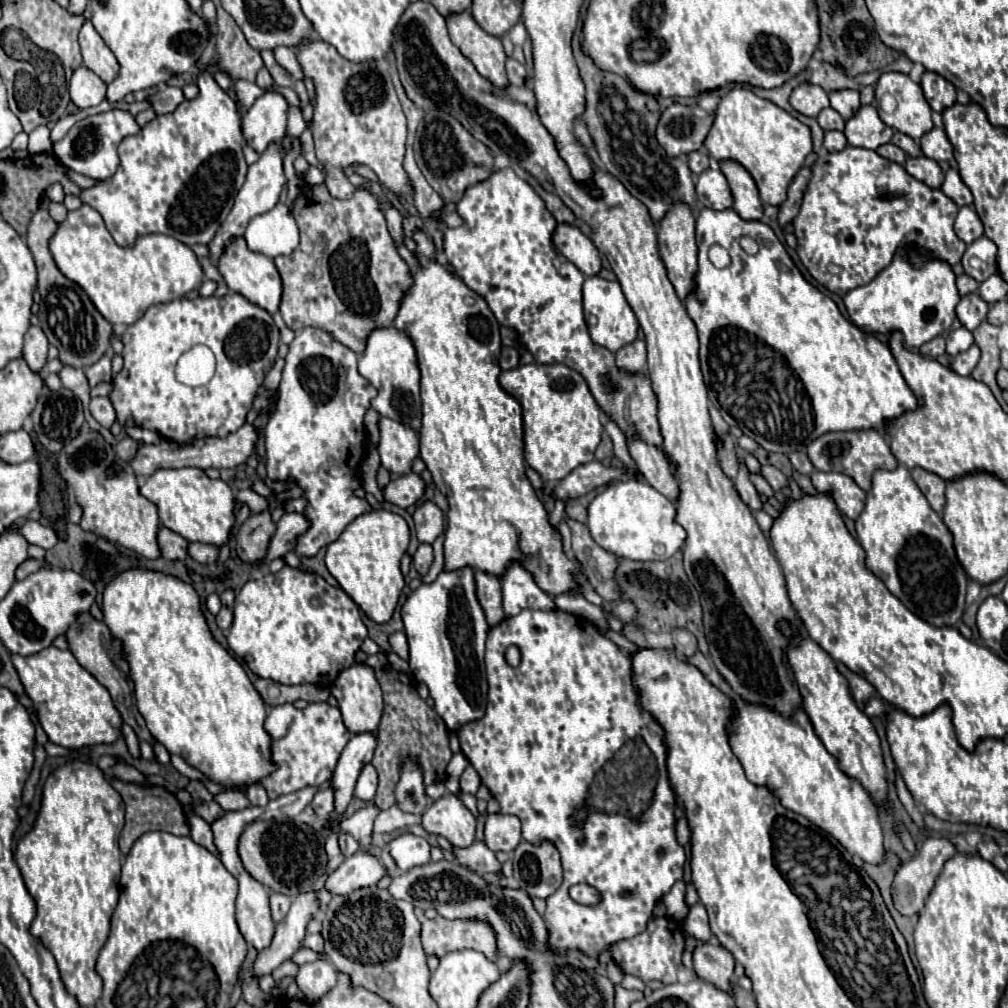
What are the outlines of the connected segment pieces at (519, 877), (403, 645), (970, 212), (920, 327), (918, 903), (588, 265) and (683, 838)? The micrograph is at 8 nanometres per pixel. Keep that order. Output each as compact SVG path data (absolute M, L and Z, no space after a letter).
M522 839L514 849L514 879L528 895L550 897L562 881L558 849L550 841L534 845Z
M398 631L398 633L394 633L390 637L390 645L392 645L392 651L398 657L402 657L404 661L408 661L408 643L406 643L406 635L402 631Z
M960 207L958 215L956 215L956 221L954 221L954 231L956 235L964 241L964 243L972 243L976 241L978 237L984 235L984 227L982 227L982 221L980 217L976 215L976 211L972 207Z
M898 247L896 257L886 269L882 269L870 283L856 287L844 295L844 303L854 325L864 329L866 333L882 335L898 329L904 333L904 343L910 349L920 347L930 339L946 333L956 319L956 305L960 301L956 275L950 263L936 259L922 247L916 247L916 251L926 257L924 267L912 267L910 251L906 247Z
M928 837L926 843L922 845L920 853L914 855L912 861L908 861L906 865L902 865L898 869L898 873L894 875L894 883L892 883L892 897L894 897L894 905L902 915L914 915L924 907L924 899L930 895L936 877L940 875L944 863L948 859L952 859L958 853L956 845L948 839L948 837Z
M558 223L552 233L552 241L556 249L582 273L596 275L600 271L600 253L594 243L578 229L578 225Z
M683 816L676 823L677 841L682 846L685 846L690 842L690 835L691 835L691 831L690 828L688 827L688 820L686 819L685 816Z

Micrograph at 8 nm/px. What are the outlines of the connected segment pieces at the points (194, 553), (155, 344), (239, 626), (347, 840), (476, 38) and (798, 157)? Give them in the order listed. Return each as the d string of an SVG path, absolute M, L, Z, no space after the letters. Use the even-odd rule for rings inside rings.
M188 543L188 555L198 563L216 563L218 561L218 547L204 545L204 543Z
M240 293L208 299L174 299L152 305L124 335L124 367L112 379L108 399L122 427L134 423L158 431L164 439L188 443L194 437L228 437L246 421L256 391L278 355L280 331L272 315ZM194 345L206 345L216 357L216 375L202 387L188 387L174 375L176 361Z
M284 565L278 573L266 573L260 579L248 581L236 595L234 621L226 633L228 645L238 659L242 659L250 671L258 677L274 679L282 685L314 683L330 687L340 669L354 663L354 655L366 639L368 629L356 603L340 589L328 585L320 575L298 571Z
M340 833L338 845L340 845L340 851L342 851L344 857L348 857L348 855L352 855L352 853L356 853L360 849L358 843L356 843L356 839L352 835L348 835L348 833Z
M470 11L448 15L446 25L452 43L464 53L464 57L468 57L476 65L480 75L488 77L494 85L500 87L508 83L508 77L504 73L506 53L498 37L480 29Z
M734 87L726 97L722 97L716 109L714 125L704 145L718 161L734 159L742 163L754 177L760 199L768 205L780 207L786 201L788 185L812 151L812 137L804 123L800 123L776 103L754 95L750 89Z

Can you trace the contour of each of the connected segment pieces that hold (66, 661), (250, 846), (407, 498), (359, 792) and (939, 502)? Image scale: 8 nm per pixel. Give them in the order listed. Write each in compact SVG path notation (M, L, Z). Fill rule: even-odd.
M46 647L30 657L12 655L12 663L16 665L20 681L38 709L40 725L52 743L78 749L84 745L114 743L122 735L122 717L114 707L110 693L76 661L68 649L62 651Z
M254 821L240 835L240 859L246 871L274 893L296 897L302 889L314 885L328 873L328 855L324 851L322 831L298 821Z
M410 473L410 475L402 475L398 479L392 479L382 489L382 495L384 495L386 503L406 509L406 507L414 505L424 495L424 487L426 487L424 479L416 473Z
M366 763L358 775L358 781L356 781L356 789L354 789L354 795L360 797L362 801L372 801L374 795L376 795L376 785L378 785L378 775L376 775L376 769L372 763Z
M914 467L910 473L912 473L912 479L916 481L916 485L920 487L920 491L926 495L930 507L936 513L940 513L944 503L946 503L946 499L944 499L946 481L942 477L938 477L938 475L926 471L926 469L920 469L920 467Z

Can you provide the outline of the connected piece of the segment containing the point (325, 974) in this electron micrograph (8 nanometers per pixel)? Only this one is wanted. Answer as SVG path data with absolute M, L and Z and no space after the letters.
M314 961L300 967L296 985L308 999L320 999L332 985L336 985L336 969L330 961Z

